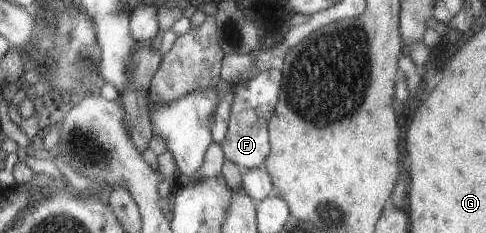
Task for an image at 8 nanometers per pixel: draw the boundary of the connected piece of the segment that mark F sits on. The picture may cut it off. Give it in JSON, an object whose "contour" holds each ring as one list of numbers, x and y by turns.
{"contour":[[273,67,255,74,240,88,234,91,227,119,225,137,220,146,223,157,237,167,251,169,262,164,270,147,267,135,267,125,281,89,281,71]]}

